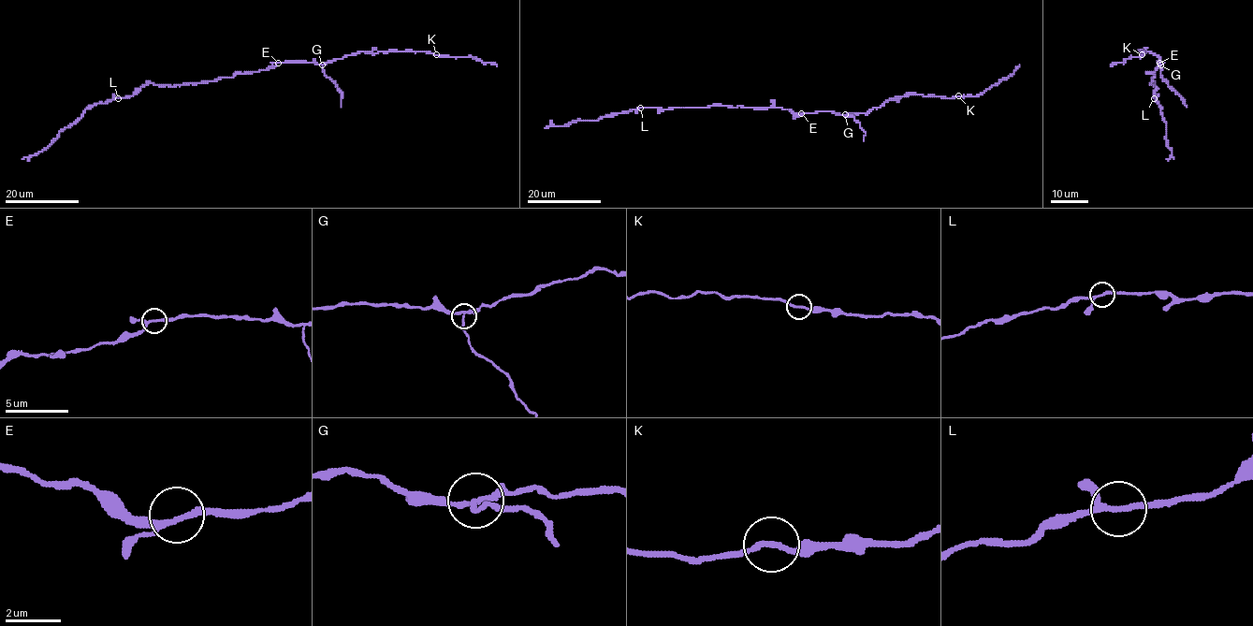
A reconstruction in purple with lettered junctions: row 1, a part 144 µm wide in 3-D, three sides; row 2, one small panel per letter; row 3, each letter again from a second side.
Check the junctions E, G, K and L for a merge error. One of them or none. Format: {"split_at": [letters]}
{"split_at": ["G"]}

